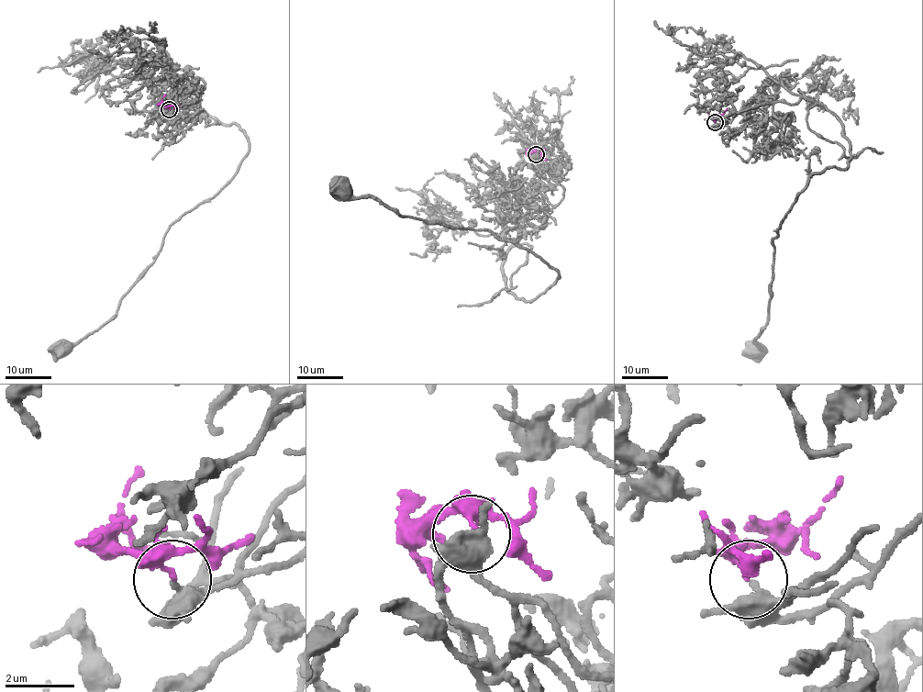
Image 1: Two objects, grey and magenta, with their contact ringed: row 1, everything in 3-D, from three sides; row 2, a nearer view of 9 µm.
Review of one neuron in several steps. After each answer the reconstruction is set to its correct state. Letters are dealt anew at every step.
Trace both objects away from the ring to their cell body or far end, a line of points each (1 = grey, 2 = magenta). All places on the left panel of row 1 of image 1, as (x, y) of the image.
1: (170, 110), (194, 72), (179, 69), (174, 85), (239, 124), (248, 153), (172, 223), (116, 312), (61, 351)
2: (170, 110), (162, 105), (165, 94)

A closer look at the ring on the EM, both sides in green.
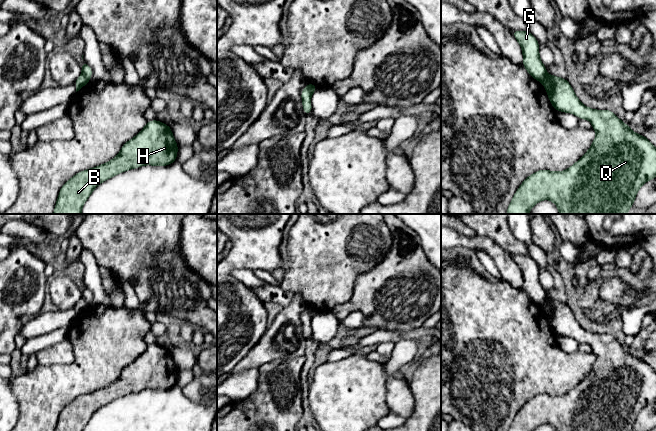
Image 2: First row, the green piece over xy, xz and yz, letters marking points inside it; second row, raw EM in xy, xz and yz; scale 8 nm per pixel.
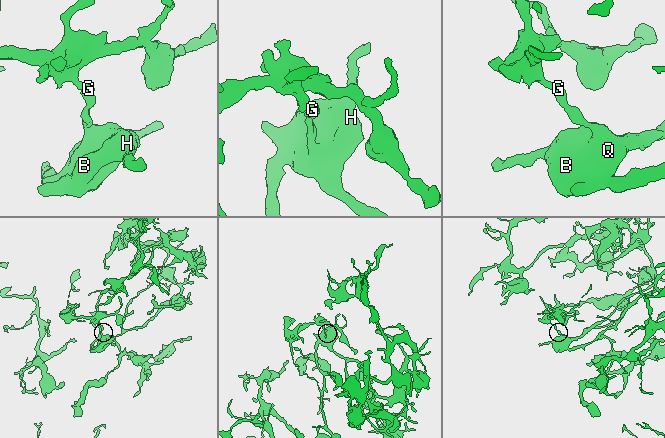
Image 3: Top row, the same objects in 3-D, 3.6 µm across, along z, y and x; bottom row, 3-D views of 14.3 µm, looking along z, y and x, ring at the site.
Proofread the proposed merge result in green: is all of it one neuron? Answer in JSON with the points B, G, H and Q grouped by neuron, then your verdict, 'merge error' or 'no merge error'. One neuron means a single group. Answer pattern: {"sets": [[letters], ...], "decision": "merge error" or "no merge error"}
{"sets": [["B", "H", "Q"], ["G"]], "decision": "merge error"}

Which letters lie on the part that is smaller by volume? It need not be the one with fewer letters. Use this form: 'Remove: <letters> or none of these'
Remove: G

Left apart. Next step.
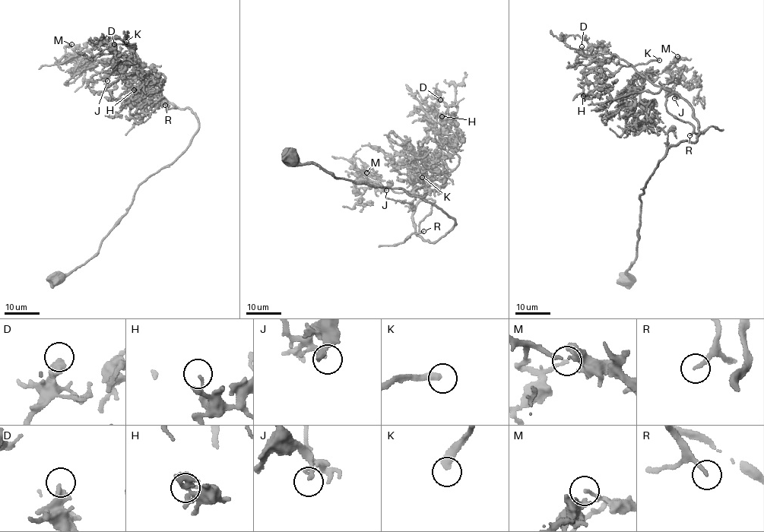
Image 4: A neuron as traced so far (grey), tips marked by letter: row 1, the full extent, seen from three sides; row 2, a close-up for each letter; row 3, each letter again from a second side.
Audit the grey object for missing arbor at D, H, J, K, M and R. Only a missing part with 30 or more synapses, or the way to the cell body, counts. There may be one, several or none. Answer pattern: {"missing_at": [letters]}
{"missing_at": ["K", "R"]}

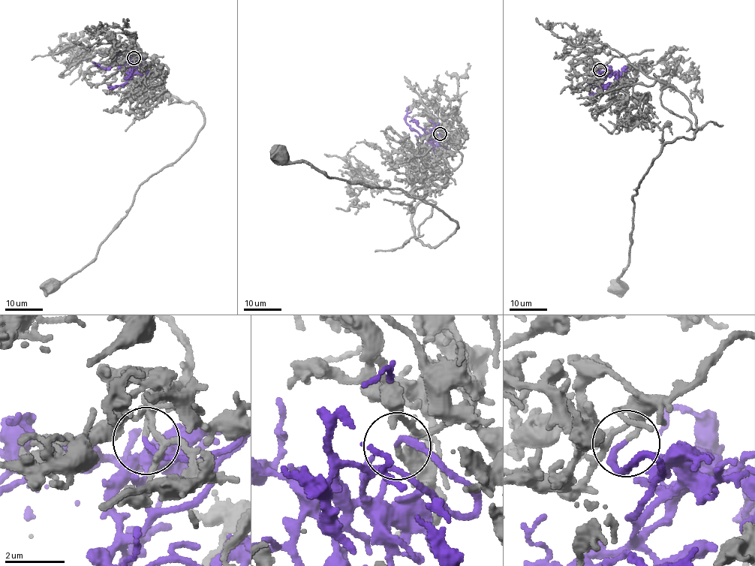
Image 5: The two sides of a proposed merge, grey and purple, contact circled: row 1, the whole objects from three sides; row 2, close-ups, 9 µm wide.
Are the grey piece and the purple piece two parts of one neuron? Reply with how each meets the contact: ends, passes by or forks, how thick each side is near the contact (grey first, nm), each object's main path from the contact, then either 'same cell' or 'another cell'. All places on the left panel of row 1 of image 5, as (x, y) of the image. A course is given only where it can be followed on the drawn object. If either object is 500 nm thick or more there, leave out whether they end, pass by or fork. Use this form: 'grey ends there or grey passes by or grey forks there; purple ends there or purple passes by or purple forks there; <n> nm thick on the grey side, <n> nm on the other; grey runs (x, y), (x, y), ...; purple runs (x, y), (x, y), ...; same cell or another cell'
grey passes by; purple ends there; 130 nm thick on the grey side, 180 nm on the other; grey runs (133, 57), (132, 40), (149, 79), (196, 102), (203, 126), (142, 183), (96, 256), (50, 287); purple runs (133, 58), (138, 61), (145, 58), (136, 67), (128, 61), (119, 61), (102, 68), (93, 62); same cell

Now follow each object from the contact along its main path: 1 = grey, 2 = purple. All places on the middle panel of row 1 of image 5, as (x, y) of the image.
1: (440, 133), (431, 184), (410, 220), (418, 239), (437, 246), (458, 226), (423, 200), (279, 155)
2: (440, 133), (443, 133), (449, 141), (437, 136), (434, 141), (430, 143), (412, 130), (406, 121), (407, 107)

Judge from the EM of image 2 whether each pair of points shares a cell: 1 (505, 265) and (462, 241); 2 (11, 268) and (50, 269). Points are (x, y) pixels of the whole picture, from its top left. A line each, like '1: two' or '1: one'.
1: one
2: two

